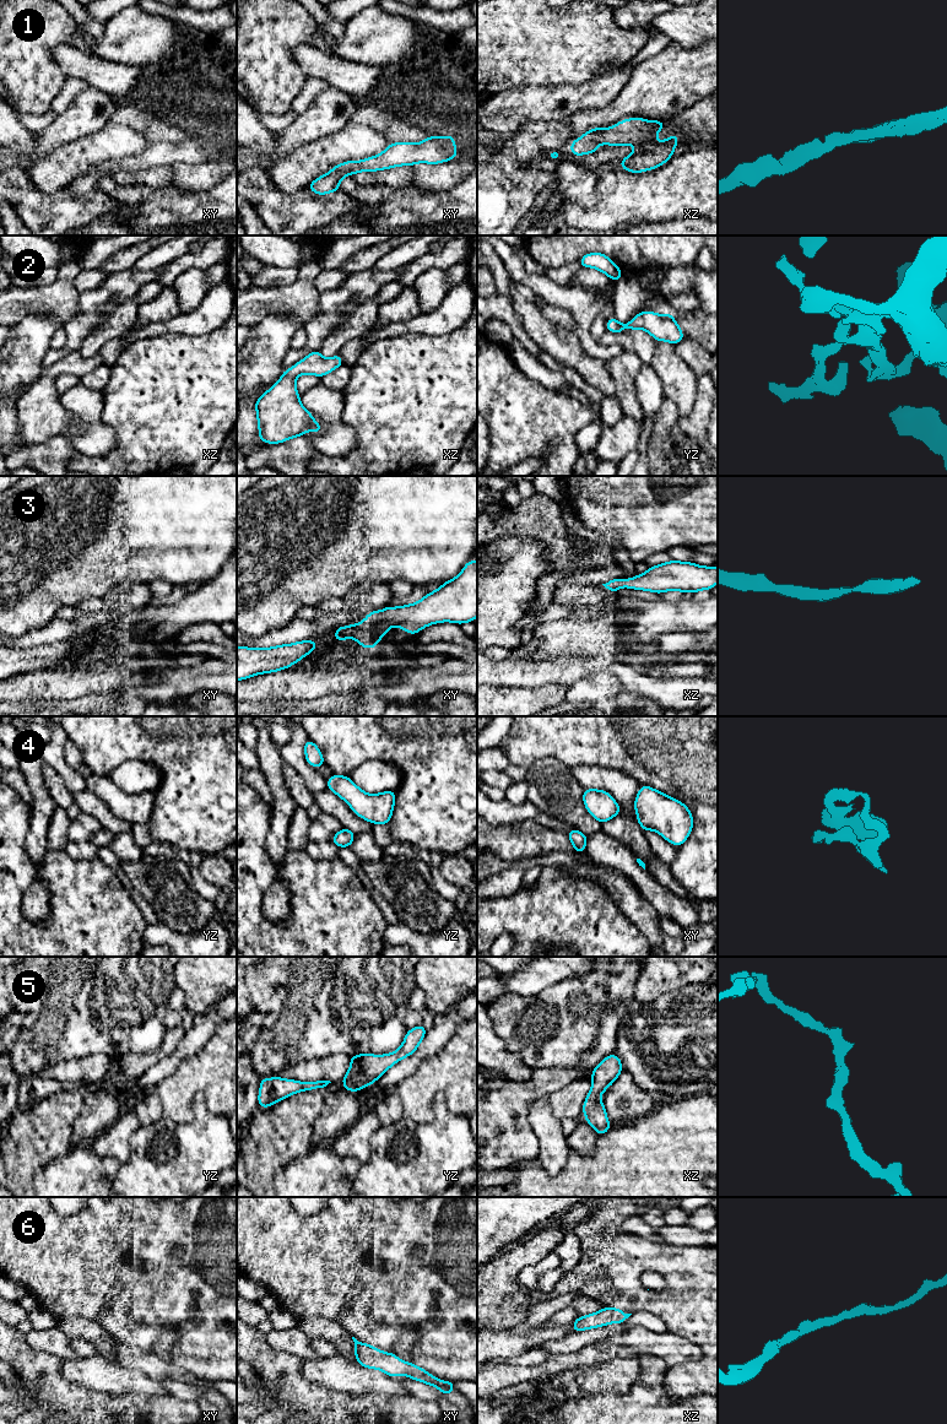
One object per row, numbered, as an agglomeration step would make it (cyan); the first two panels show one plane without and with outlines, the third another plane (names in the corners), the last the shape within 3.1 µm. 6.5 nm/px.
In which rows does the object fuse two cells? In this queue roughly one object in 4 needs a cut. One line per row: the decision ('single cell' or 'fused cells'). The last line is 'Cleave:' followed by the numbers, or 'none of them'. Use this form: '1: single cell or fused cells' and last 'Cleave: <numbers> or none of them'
1: single cell
2: single cell
3: single cell
4: single cell
5: single cell
6: single cell
Cleave: none of them

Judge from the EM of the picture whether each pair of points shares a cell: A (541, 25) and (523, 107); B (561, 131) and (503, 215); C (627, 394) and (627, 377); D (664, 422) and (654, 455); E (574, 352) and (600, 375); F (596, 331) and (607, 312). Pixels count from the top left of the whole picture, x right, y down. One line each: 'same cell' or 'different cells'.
A: different cells
B: same cell
C: same cell
D: same cell
E: same cell
F: same cell

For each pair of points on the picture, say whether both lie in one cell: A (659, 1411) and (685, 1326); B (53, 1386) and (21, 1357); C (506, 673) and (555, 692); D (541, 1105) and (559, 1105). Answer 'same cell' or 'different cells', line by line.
A: different cells
B: same cell
C: different cells
D: different cells

